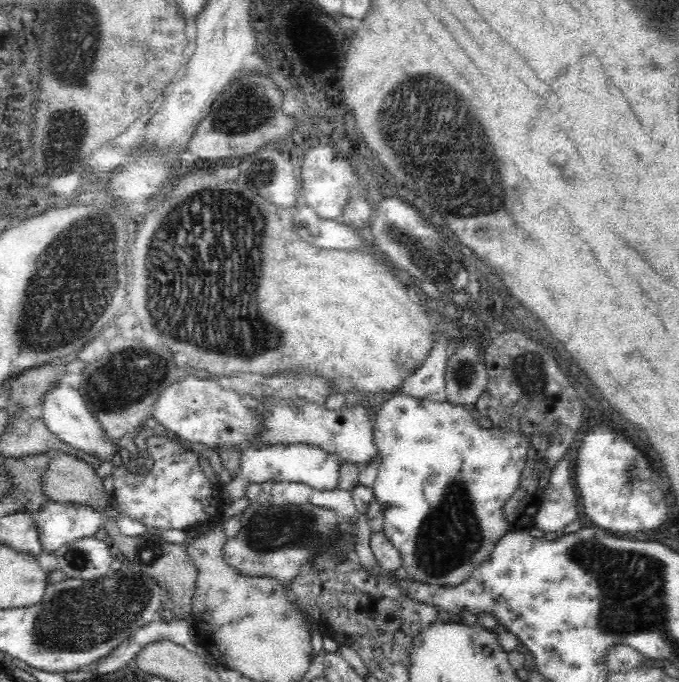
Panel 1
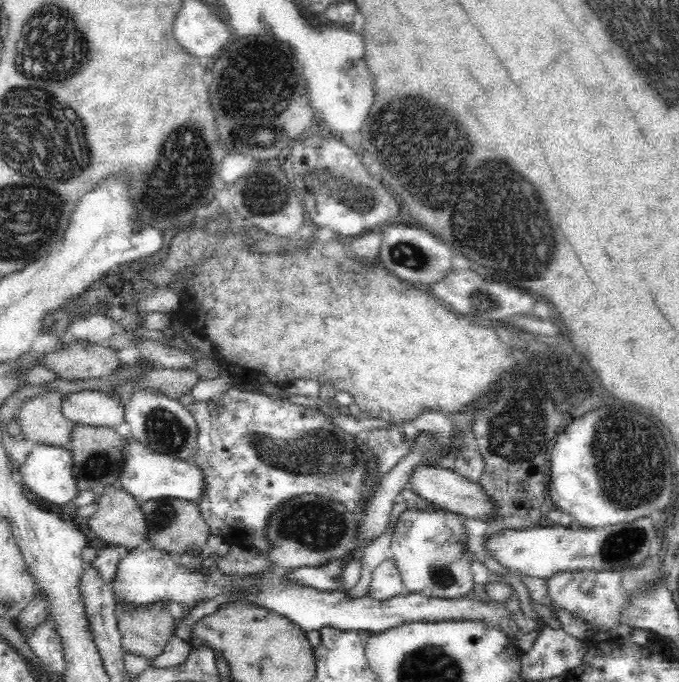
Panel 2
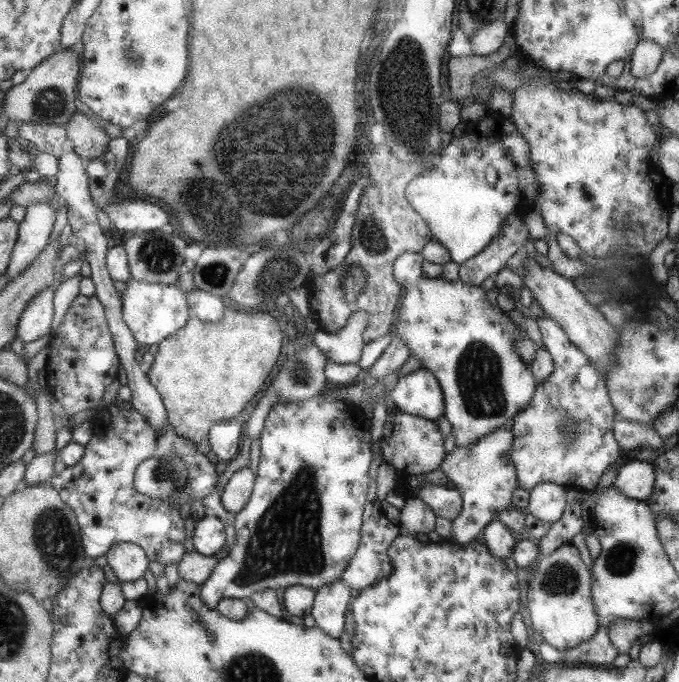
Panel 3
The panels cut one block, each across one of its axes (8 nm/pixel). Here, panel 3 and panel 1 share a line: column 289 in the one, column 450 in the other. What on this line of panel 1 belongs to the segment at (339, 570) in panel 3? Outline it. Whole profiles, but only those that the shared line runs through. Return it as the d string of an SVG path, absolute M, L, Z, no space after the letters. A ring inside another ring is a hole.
M404 392L393 394L383 401L377 412L377 421L373 430L378 458L374 460L377 476L372 488L375 498L378 499L383 510L383 531L390 544L397 549L401 559L401 571L407 579L440 587L456 587L464 583L485 560L491 556L492 550L506 534L509 533L503 506L516 494L520 486L520 476L524 472L524 462L531 446L530 440L516 432L500 432L500 428L483 428L477 420L472 418L471 409L465 405L455 405L447 400L444 402L432 401L428 398L416 398Z

